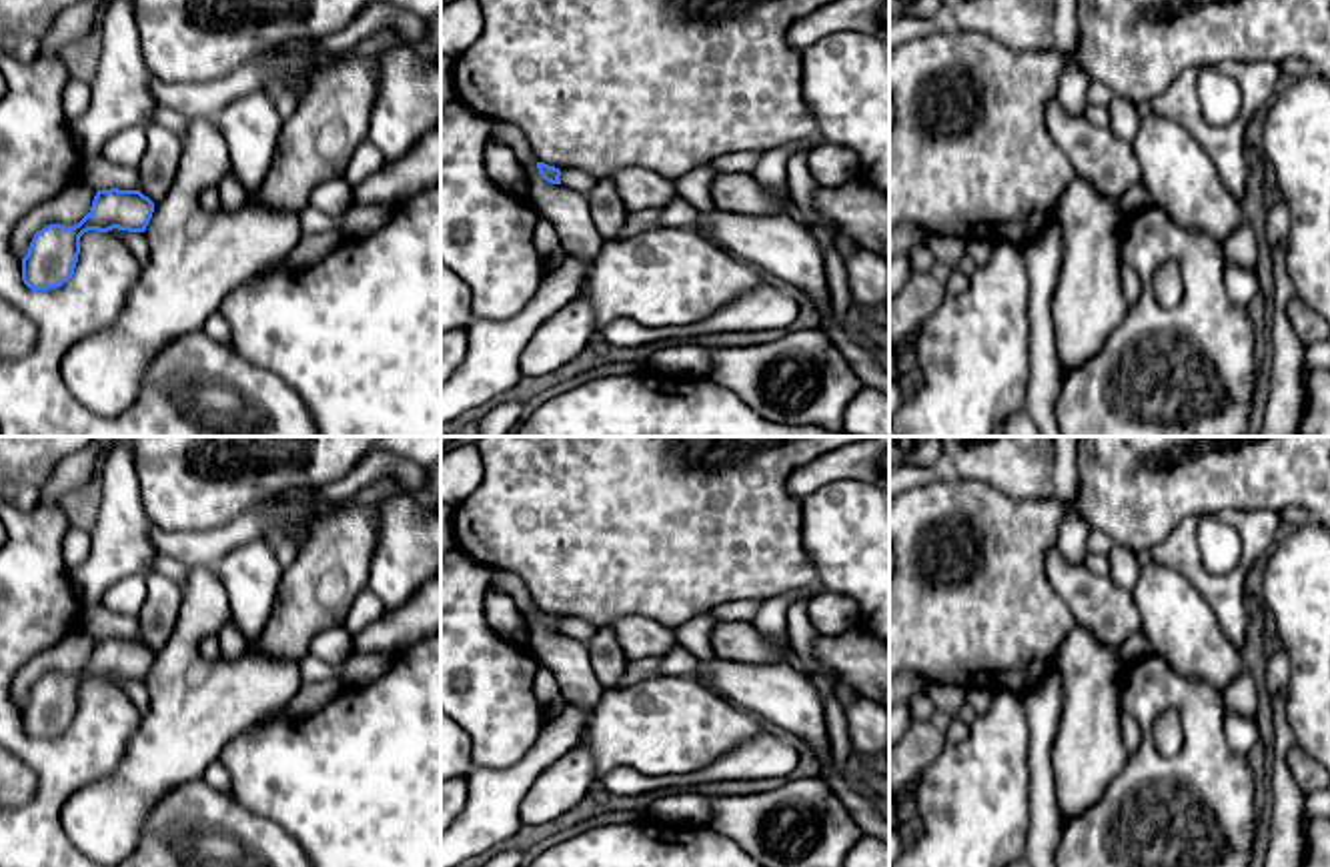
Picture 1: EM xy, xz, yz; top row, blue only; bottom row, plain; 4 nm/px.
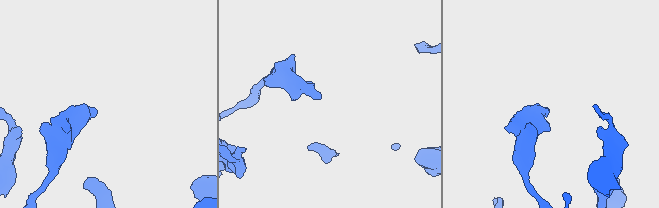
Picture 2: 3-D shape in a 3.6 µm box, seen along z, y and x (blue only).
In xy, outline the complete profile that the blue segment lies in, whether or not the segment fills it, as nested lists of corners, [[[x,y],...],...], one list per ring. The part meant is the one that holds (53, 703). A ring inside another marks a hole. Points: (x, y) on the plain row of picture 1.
[[[98,639],[90,661],[74,675],[48,673],[38,679],[22,707],[22,729],[32,739],[50,739],[74,723],[80,685],[88,679],[112,677],[144,681],[154,661],[154,651],[140,639]]]

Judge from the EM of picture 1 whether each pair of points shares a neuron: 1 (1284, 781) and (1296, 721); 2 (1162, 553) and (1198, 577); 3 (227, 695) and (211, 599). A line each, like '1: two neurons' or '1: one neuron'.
1: one neuron
2: one neuron
3: one neuron

